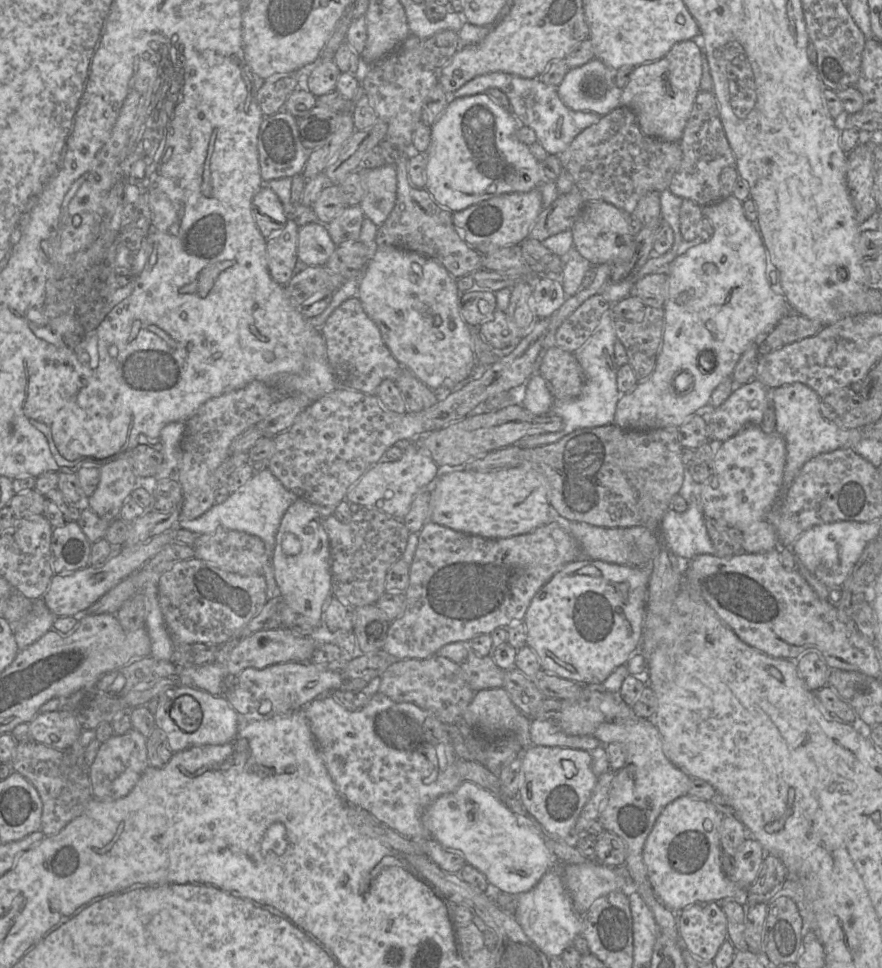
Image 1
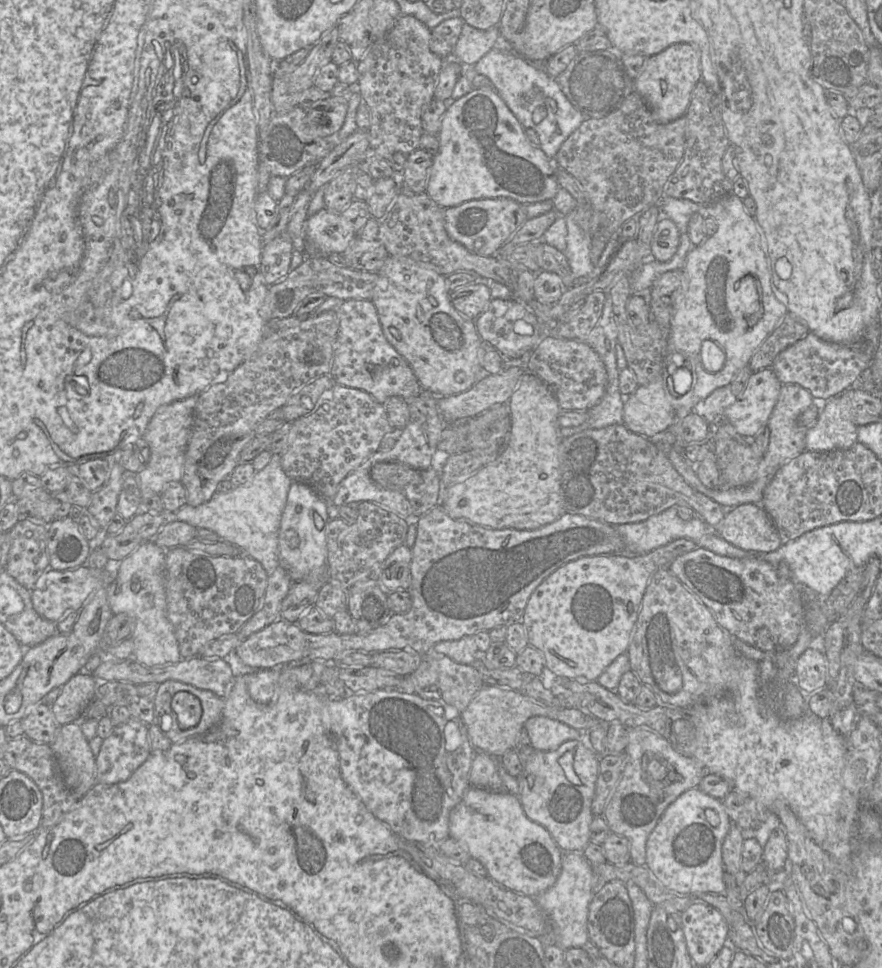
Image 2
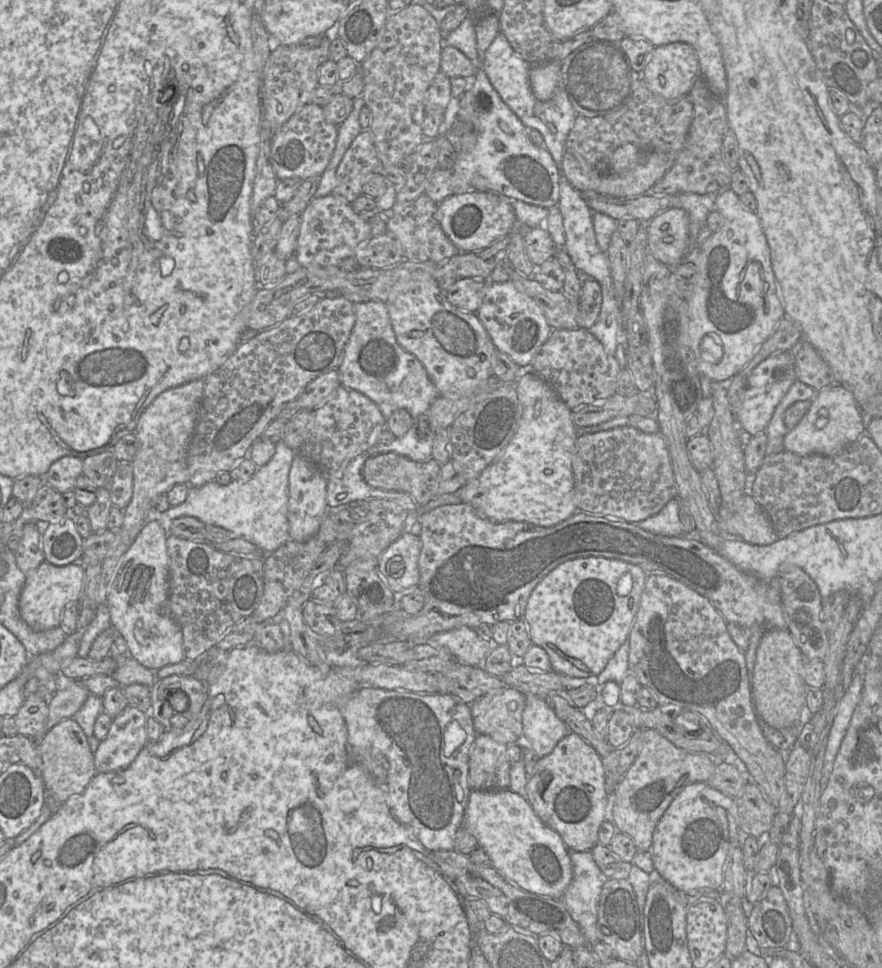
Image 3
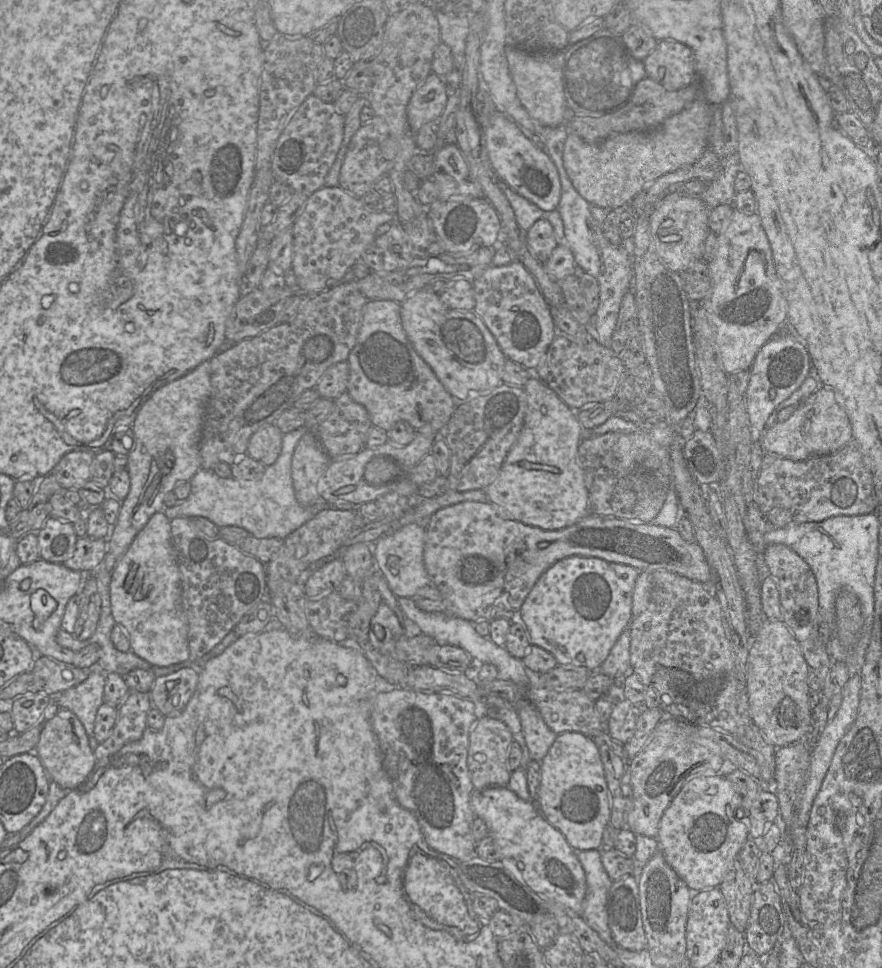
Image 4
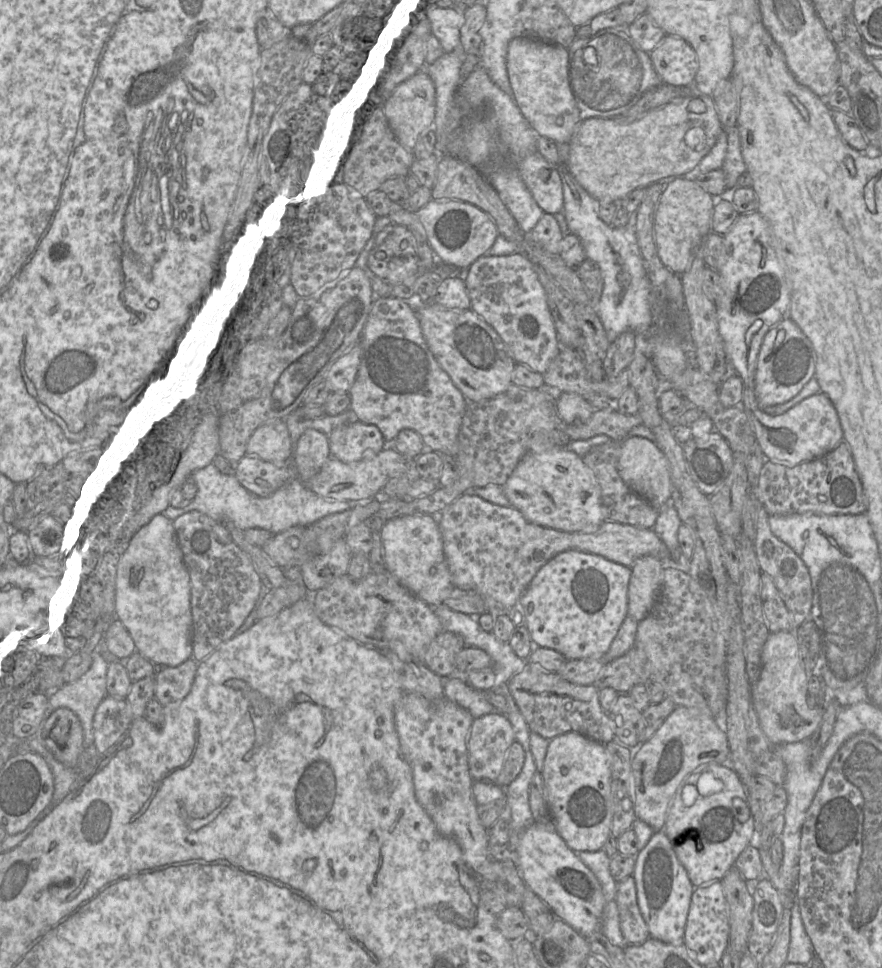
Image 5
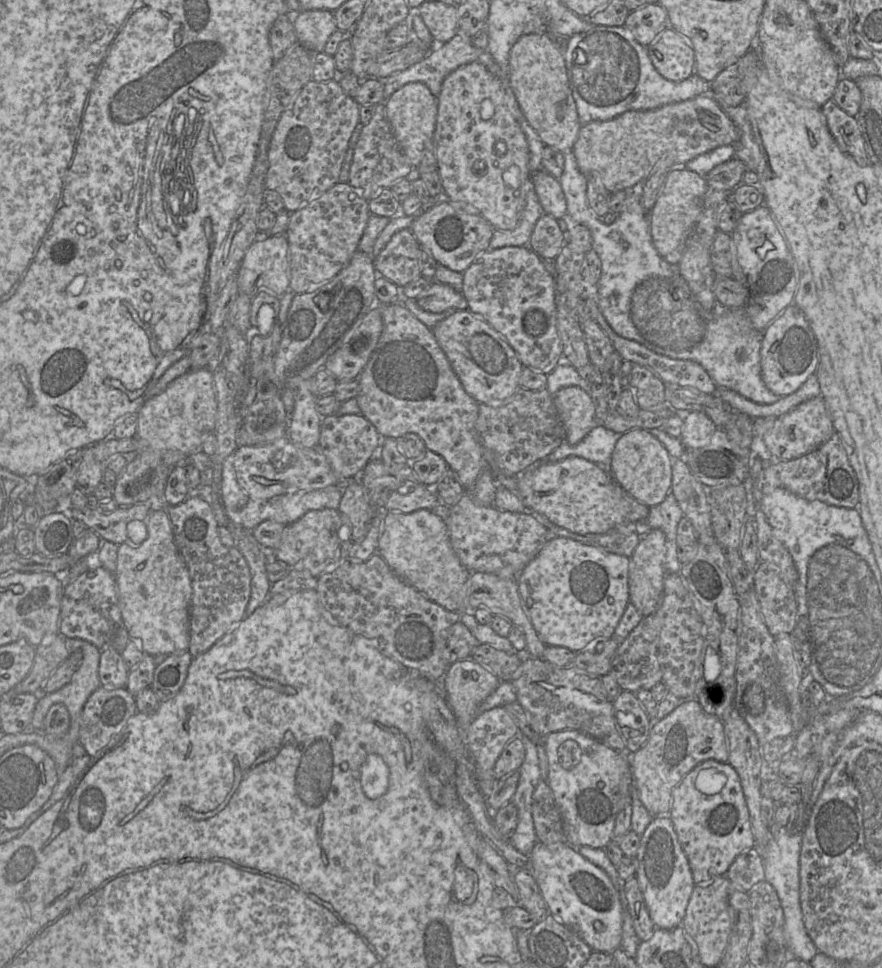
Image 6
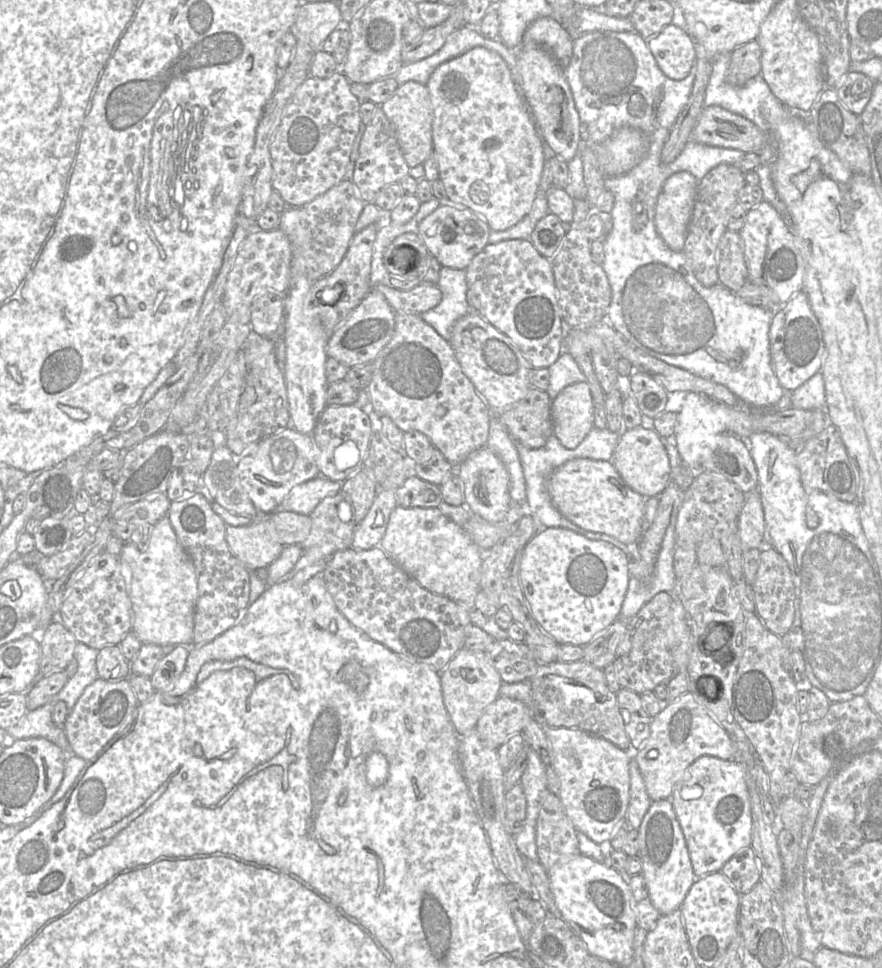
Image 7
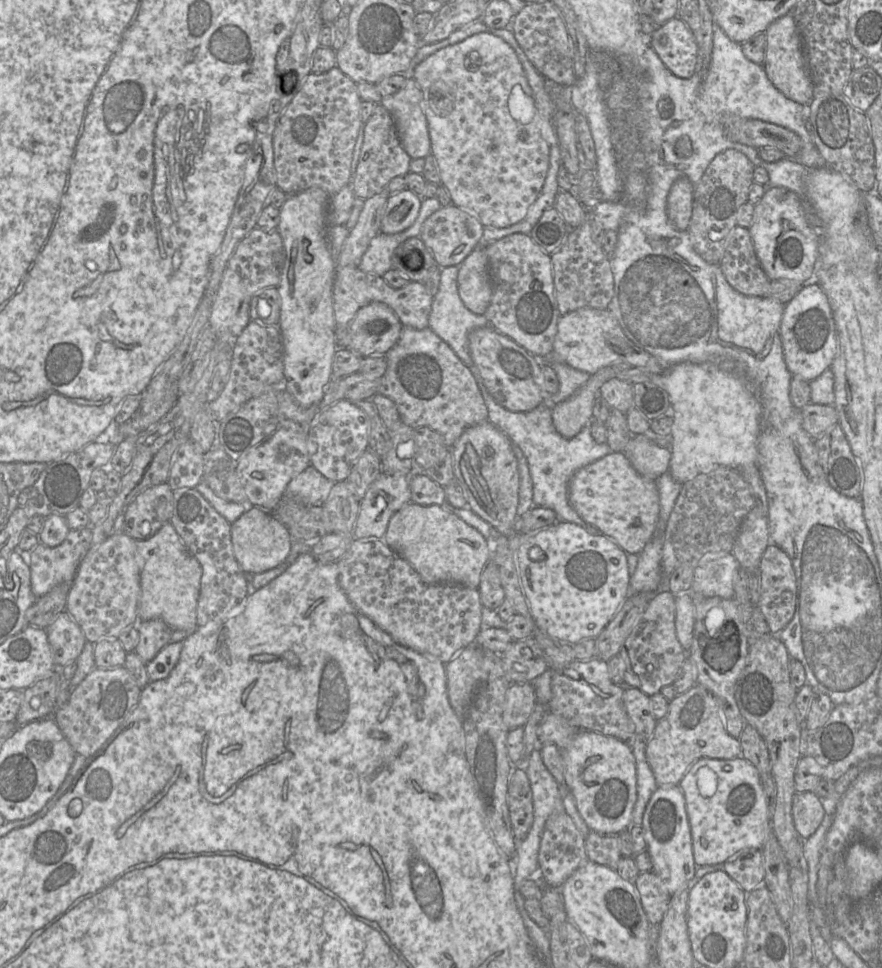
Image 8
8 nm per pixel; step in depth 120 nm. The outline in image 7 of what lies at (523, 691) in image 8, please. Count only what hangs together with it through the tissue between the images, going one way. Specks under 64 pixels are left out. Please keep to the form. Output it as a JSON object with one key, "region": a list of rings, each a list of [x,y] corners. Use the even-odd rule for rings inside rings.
{"region":[[[499,696],[485,708],[475,728],[484,745],[497,750],[512,735],[521,733],[530,717],[526,704]]]}

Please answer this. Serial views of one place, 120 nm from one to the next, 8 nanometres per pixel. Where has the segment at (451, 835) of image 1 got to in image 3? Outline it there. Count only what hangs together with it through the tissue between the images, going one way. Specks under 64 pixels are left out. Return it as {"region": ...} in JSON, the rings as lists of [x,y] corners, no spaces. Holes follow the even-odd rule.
{"region":[[[509,788],[497,790],[471,790],[465,810],[463,826],[477,840],[489,856],[492,867],[519,888],[538,895],[560,899],[573,876],[569,849],[561,836],[548,827],[533,811],[526,797]]]}

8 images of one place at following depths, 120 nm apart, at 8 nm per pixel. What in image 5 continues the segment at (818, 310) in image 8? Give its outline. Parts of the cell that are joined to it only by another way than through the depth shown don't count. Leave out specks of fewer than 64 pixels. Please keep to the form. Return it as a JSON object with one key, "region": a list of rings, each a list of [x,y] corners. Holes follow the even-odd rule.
{"region":[[[784,319],[764,336],[755,372],[755,393],[761,407],[782,404],[795,397],[815,375],[816,354],[807,336],[791,319]]]}

